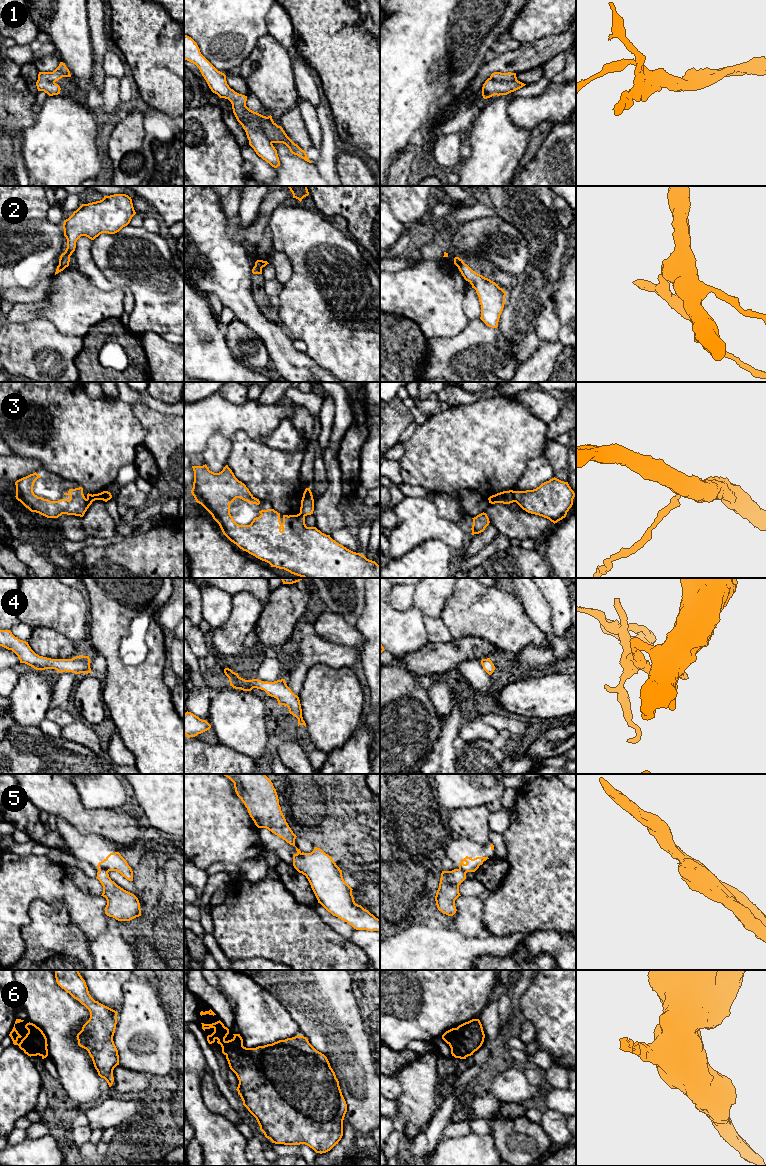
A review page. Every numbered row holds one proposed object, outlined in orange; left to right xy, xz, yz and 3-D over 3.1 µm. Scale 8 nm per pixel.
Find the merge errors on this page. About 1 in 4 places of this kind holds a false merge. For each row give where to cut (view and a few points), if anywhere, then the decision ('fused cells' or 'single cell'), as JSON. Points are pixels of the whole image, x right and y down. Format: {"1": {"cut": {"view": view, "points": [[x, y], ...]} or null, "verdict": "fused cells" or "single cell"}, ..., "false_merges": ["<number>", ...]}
{"1": {"cut": {"view": "xz", "points": [[245, 106], [249, 112], [246, 120], [257, 123], [272, 142]]}, "verdict": "fused cells"}, "2": {"cut": {"view": "xz", "points": [[255, 265], [261, 269]]}, "verdict": "fused cells"}, "3": {"cut": {"view": "yz", "points": [[514, 491], [513, 501]]}, "verdict": "fused cells"}, "4": {"cut": null, "verdict": "single cell"}, "5": {"cut": {"view": "xy", "points": [[99, 869], [108, 871]]}, "verdict": "fused cells"}, "6": {"cut": null, "verdict": "single cell"}, "false_merges": ["1", "2", "3", "5"]}

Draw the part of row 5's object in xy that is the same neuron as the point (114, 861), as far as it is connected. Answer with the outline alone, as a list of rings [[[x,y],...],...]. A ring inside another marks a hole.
[[[119,852],[110,853],[97,865],[98,870],[116,871],[129,881],[133,881],[133,871]]]

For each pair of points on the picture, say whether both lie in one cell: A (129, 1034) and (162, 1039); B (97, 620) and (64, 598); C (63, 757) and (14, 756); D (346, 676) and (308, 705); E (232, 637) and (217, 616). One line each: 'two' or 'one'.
A: one
B: two
C: one
D: one
E: two

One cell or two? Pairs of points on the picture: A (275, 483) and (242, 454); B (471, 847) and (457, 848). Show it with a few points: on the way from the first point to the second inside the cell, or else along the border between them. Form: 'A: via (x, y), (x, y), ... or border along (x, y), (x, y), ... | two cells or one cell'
A: via (267, 475), (250, 460) | one cell
B: via (468, 848), (460, 848) | one cell

